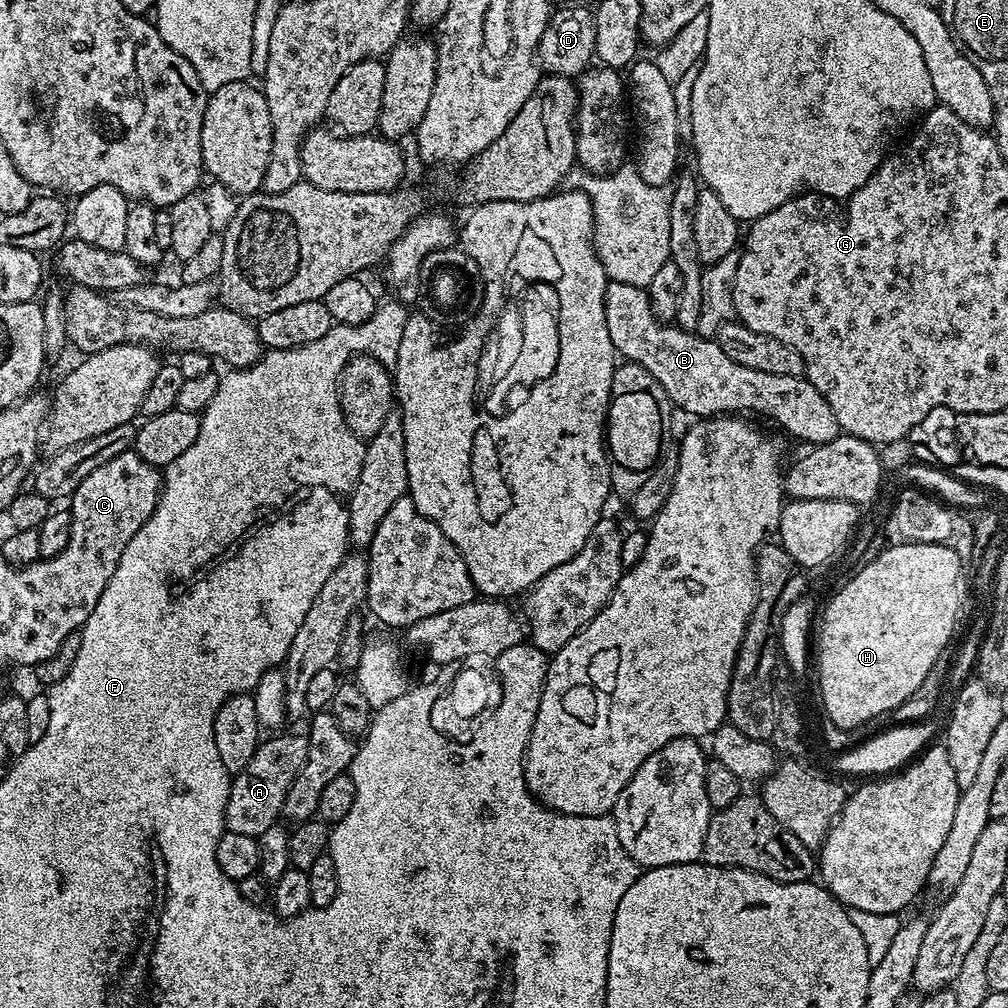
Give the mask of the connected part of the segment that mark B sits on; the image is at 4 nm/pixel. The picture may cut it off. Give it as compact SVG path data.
M609 280L604 299L606 310L606 330L610 330L610 342L614 342L617 357L650 370L650 374L666 390L668 400L676 403L692 418L711 418L729 414L752 414L769 416L776 420L780 428L785 428L796 440L805 440L805 445L825 444L841 435L838 418L834 418L834 410L830 410L830 402L822 398L822 394L804 376L790 374L765 374L762 370L750 370L750 366L742 366L734 362L717 344L715 339L697 336L695 332L683 332L668 322L657 320L652 312L647 291L638 286L630 286L626 282Z

